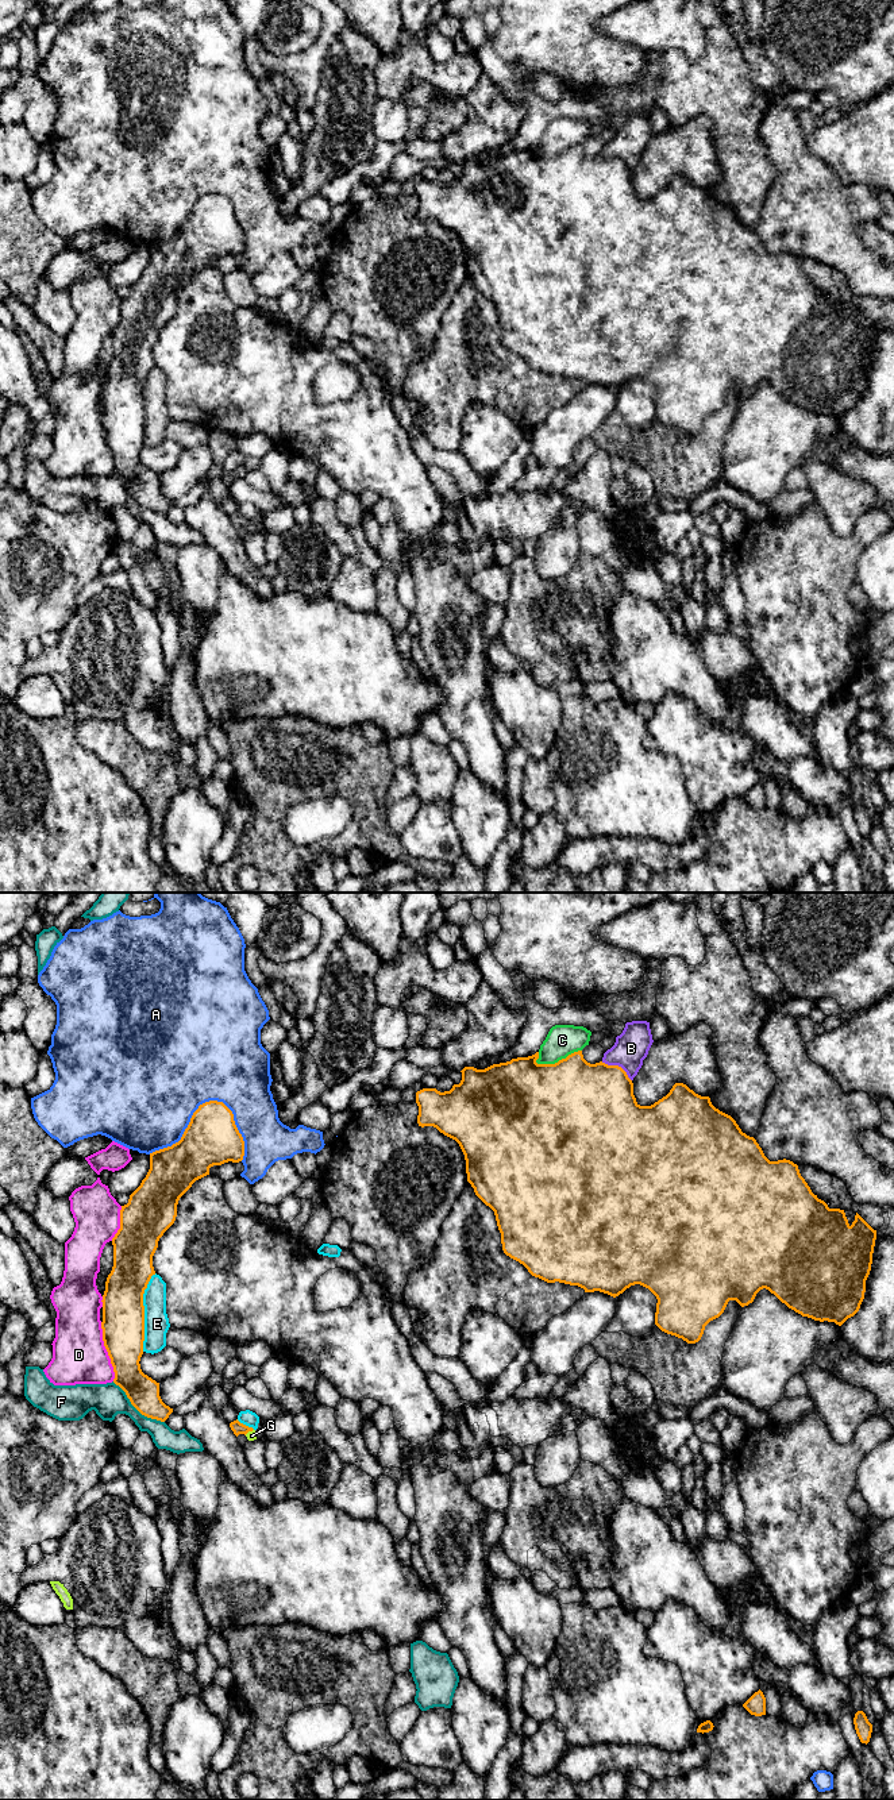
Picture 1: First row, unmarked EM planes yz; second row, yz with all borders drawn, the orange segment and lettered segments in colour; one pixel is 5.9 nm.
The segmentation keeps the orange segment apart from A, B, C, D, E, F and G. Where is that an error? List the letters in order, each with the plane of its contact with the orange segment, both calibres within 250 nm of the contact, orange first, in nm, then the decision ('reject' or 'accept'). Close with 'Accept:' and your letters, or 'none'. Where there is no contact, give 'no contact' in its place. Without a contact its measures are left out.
A: yz | 320/480 nm | reject
B: yz | 440/200 nm | reject
C: yz | 480/190 nm | reject
D: yz | 260/320 nm | reject
E: yz | 260/140 nm | reject
F: yz | 190/200 nm | reject
G: yz | 70/60 nm | reject
Accept: none

